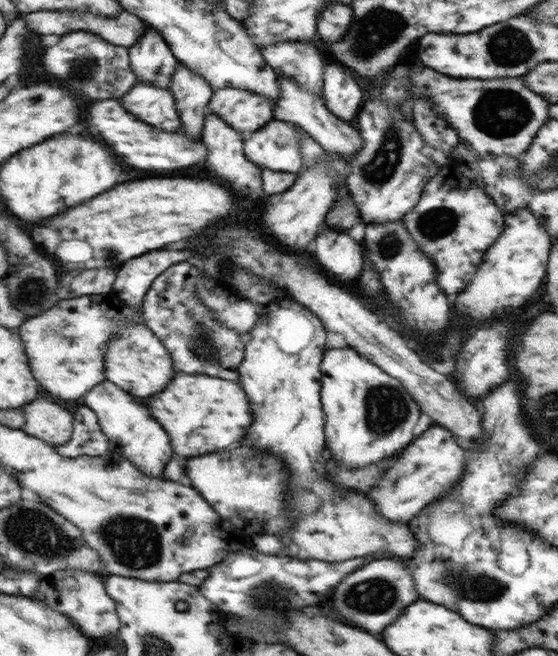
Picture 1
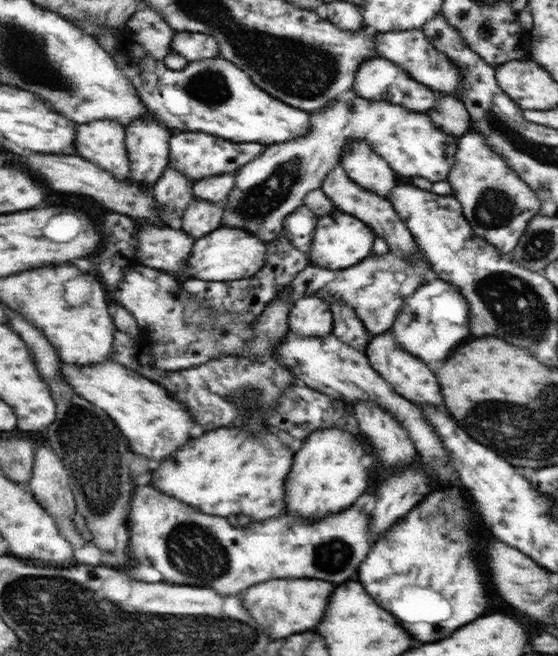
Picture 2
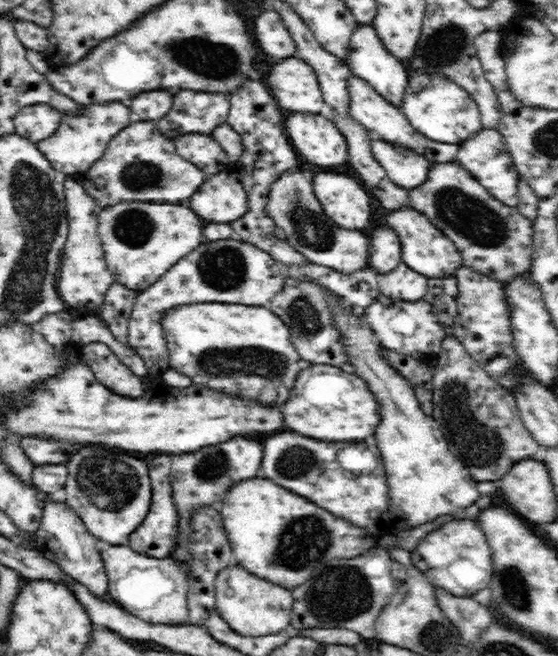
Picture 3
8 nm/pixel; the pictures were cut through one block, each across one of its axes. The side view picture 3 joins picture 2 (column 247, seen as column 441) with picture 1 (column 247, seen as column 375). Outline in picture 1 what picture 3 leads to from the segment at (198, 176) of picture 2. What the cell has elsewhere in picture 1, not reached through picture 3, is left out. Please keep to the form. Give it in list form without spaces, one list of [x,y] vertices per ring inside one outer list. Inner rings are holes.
[[[225,87],[216,90],[208,113],[223,117],[245,137],[256,133],[276,116],[275,101],[247,89]]]

